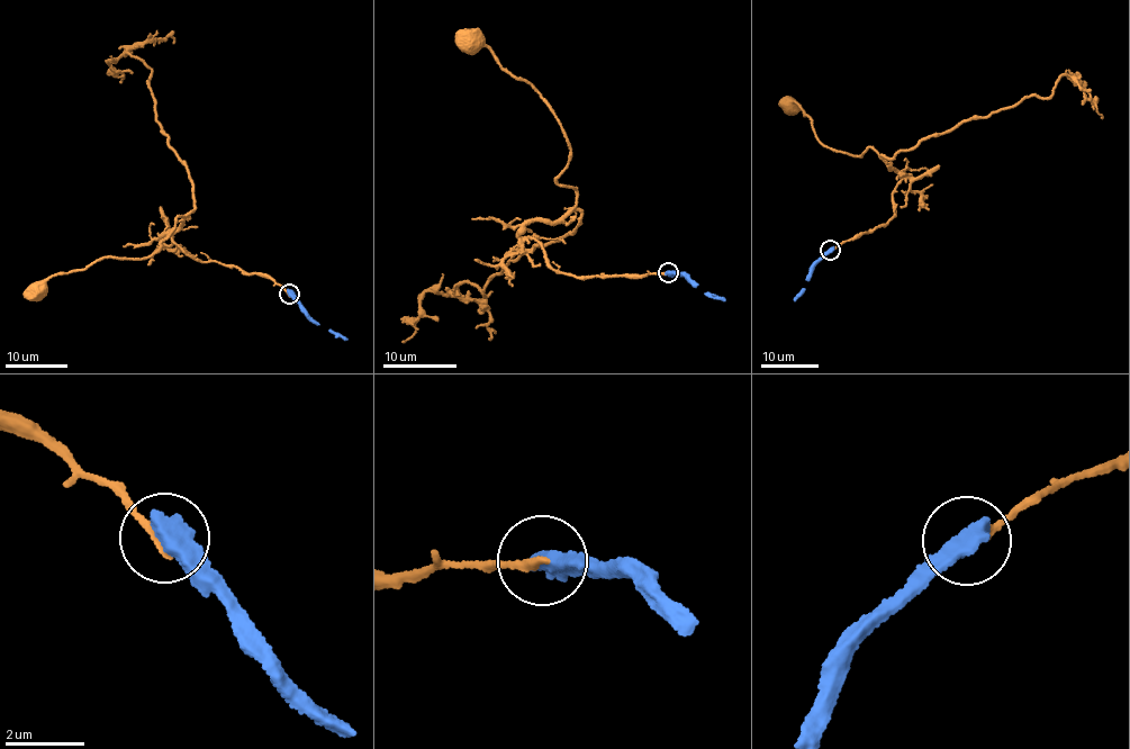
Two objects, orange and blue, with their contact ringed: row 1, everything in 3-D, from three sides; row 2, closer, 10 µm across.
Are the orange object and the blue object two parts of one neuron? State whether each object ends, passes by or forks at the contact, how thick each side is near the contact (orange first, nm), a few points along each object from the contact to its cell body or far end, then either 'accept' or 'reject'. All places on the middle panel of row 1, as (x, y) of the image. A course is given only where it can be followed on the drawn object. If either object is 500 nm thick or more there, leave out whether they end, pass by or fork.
calibres 240 and 600 nm; course orange (667, 272), (580, 278), (523, 240), (577, 201), (557, 180), (569, 140), (534, 87), (475, 42); course blue (668, 273), (688, 276), (693, 283), (724, 299); reject

